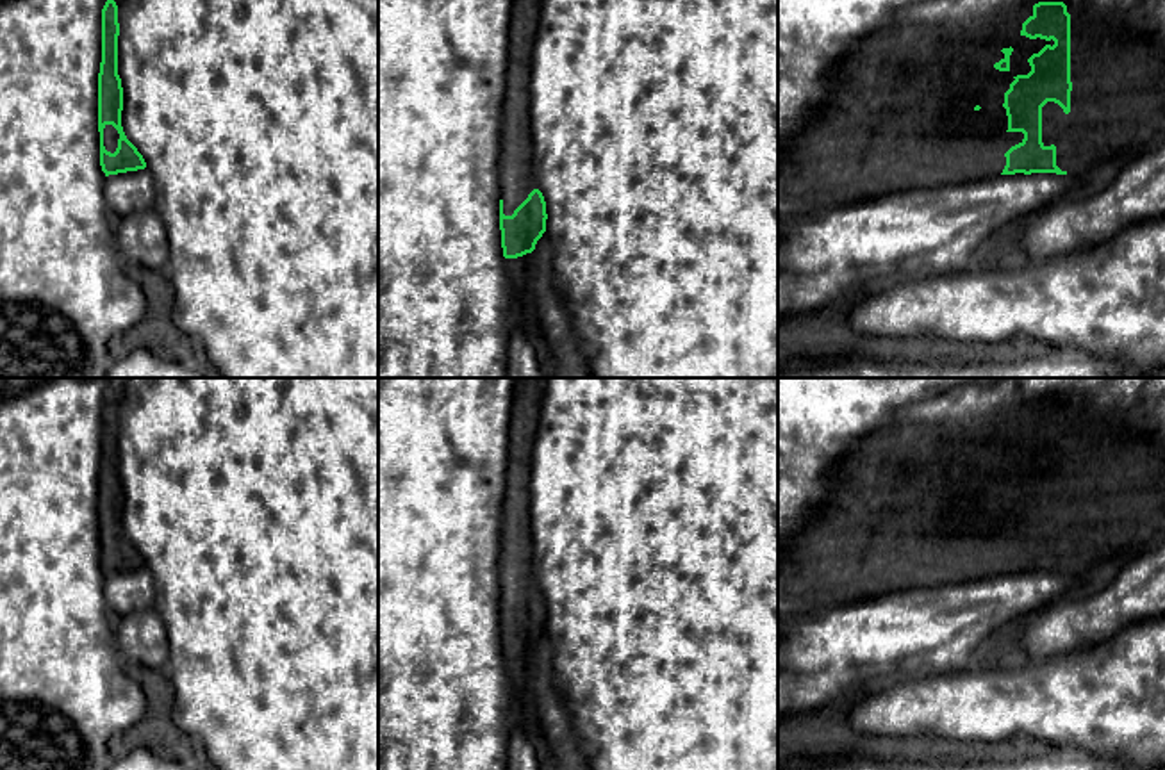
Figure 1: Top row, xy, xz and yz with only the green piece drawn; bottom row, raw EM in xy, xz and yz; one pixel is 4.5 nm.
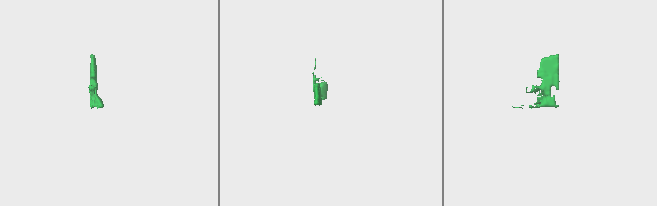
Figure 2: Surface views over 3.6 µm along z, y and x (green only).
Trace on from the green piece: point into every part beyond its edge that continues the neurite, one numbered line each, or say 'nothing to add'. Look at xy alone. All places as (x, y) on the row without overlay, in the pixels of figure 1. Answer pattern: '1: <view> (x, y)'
1: xy (111, 535)

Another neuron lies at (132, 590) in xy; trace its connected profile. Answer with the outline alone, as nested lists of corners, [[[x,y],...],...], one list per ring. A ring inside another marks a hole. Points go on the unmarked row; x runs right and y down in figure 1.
[[[148,567],[109,574],[103,597],[114,620],[132,611],[153,610],[155,586]]]

